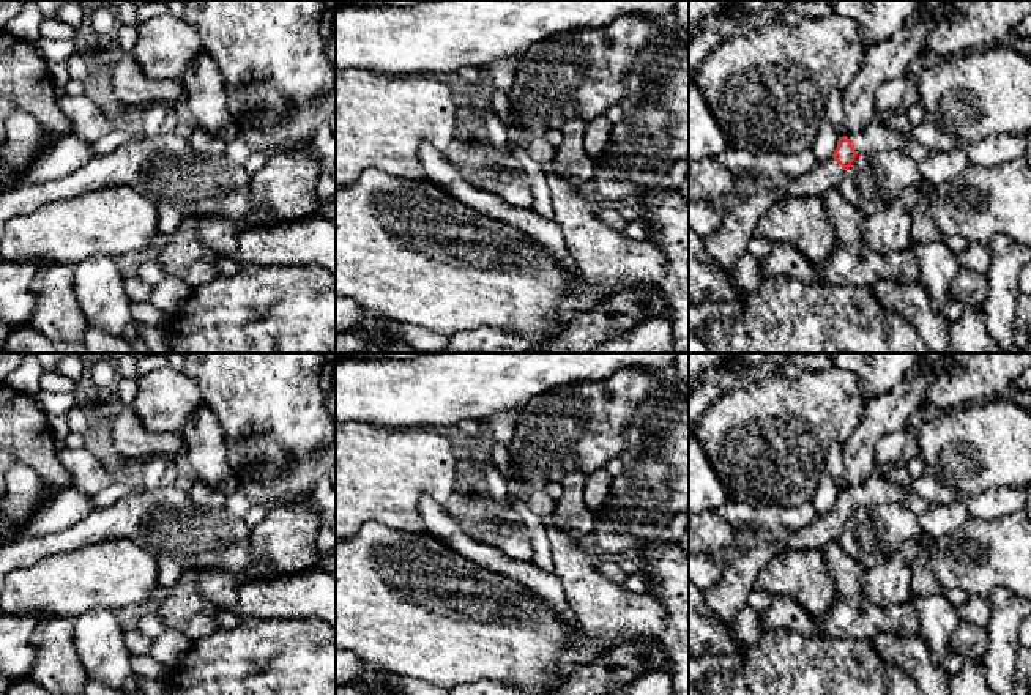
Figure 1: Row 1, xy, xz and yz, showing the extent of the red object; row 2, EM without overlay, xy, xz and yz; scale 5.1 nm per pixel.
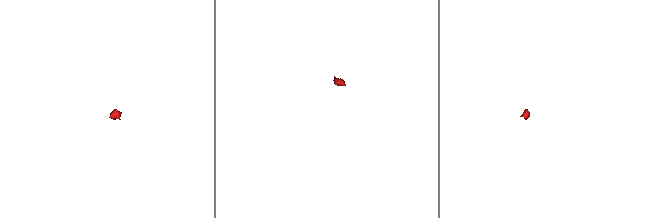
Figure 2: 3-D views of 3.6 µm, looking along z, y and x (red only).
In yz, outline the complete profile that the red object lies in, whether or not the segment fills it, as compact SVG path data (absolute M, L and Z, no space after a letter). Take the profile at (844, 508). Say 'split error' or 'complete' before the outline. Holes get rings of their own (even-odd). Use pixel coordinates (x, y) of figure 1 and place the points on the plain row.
split error; M880 471L861 485L839 490L837 501L829 512L799 530L763 537L731 561L720 580L703 591L706 605L724 626L733 629L736 615L746 607L749 594L755 589L757 575L777 553L788 548L821 550L828 542L839 541L845 523L858 507L902 503L910 493L913 493L911 485L891 484L881 478Z

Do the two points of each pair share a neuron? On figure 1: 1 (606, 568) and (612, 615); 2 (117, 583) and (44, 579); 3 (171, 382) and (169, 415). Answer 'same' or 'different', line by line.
1: different
2: same
3: same

